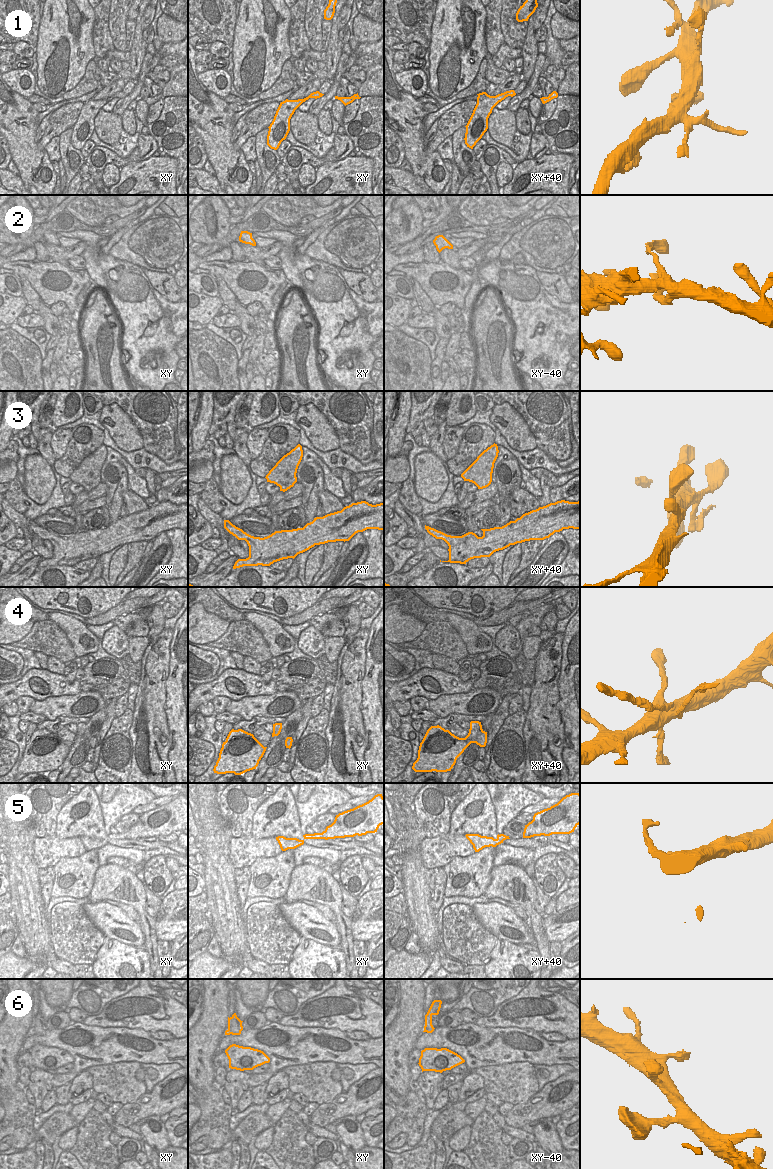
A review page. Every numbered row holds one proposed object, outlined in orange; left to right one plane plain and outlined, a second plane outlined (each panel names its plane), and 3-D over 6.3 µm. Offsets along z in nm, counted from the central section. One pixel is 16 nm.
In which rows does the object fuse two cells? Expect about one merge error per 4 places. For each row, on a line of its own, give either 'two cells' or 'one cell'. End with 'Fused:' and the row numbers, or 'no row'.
1: one cell
2: one cell
3: one cell
4: one cell
5: one cell
6: one cell
Fused: no row

